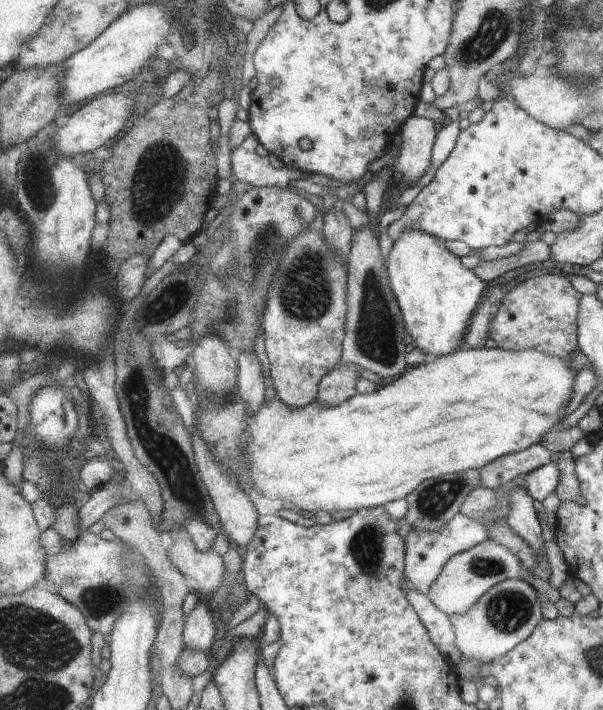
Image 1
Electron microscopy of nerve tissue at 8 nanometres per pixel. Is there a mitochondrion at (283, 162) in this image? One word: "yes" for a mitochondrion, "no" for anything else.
no

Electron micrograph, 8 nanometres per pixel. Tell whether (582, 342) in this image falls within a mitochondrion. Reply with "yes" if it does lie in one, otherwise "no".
no

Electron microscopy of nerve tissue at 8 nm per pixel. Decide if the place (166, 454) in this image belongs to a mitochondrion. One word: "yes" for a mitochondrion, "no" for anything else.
yes

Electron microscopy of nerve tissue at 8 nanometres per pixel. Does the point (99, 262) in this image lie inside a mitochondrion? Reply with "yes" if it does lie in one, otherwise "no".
no

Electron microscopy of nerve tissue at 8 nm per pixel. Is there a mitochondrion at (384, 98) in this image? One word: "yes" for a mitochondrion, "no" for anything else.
no

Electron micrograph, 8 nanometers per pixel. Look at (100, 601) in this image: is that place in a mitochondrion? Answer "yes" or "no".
yes

